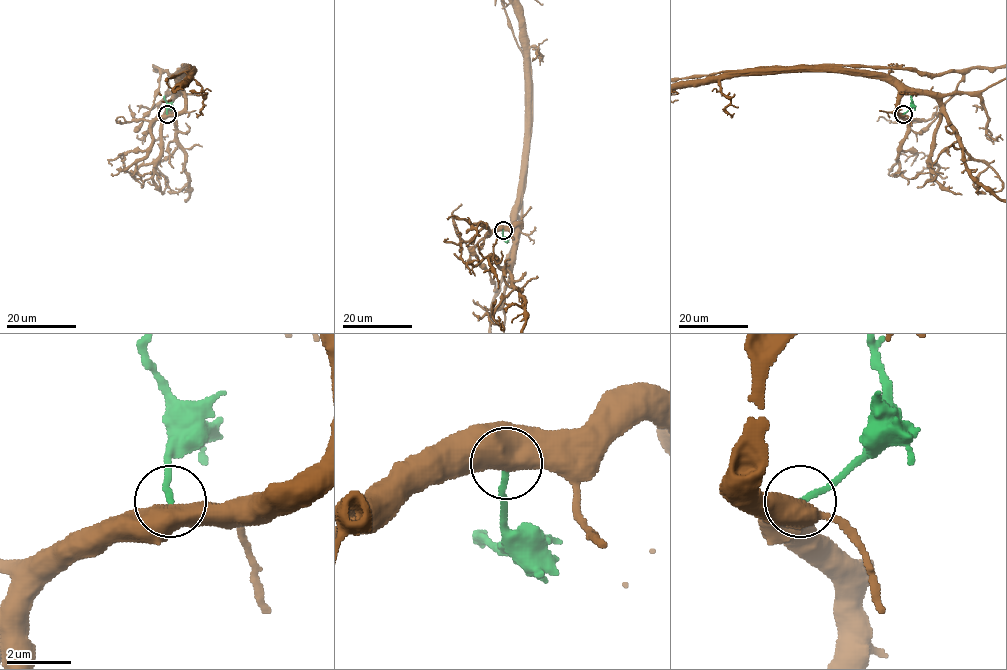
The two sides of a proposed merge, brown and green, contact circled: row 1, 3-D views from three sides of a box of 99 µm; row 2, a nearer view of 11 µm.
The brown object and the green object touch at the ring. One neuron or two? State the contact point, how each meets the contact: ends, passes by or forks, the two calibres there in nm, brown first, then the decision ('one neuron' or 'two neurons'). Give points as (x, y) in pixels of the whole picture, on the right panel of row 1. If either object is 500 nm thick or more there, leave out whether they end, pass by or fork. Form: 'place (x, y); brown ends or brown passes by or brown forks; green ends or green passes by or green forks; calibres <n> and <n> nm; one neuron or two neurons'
place (903, 114); calibres 750 and 180 nm; two neurons

